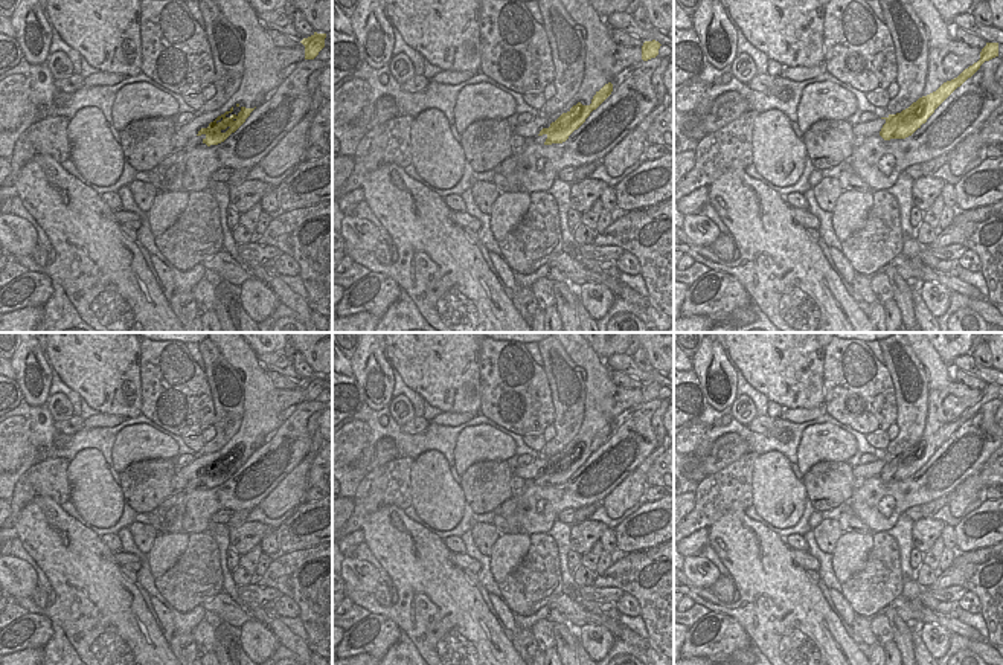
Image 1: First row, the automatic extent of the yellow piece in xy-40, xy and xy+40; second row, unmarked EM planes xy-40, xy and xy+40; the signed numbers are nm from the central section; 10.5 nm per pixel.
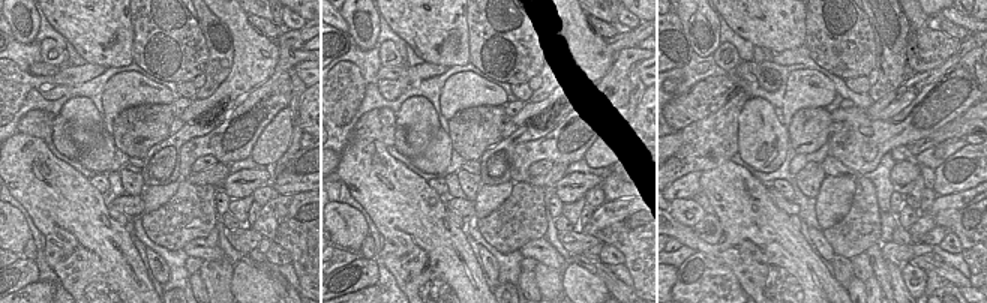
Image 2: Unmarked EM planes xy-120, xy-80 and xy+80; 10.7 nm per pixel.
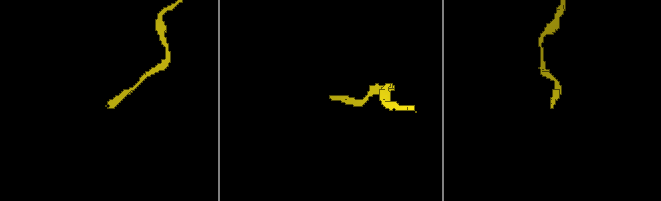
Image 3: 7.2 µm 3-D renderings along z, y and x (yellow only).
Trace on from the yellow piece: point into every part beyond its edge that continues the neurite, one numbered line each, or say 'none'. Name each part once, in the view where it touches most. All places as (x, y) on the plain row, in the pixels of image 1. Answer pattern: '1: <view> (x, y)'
1: xy-40 (169, 513)

